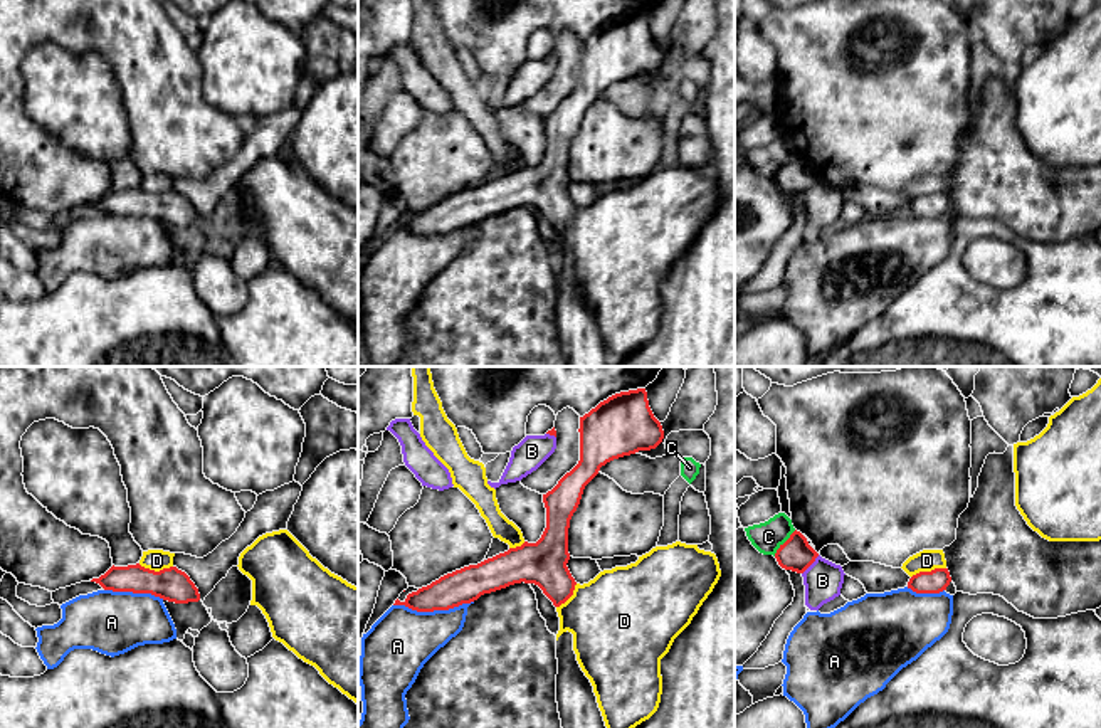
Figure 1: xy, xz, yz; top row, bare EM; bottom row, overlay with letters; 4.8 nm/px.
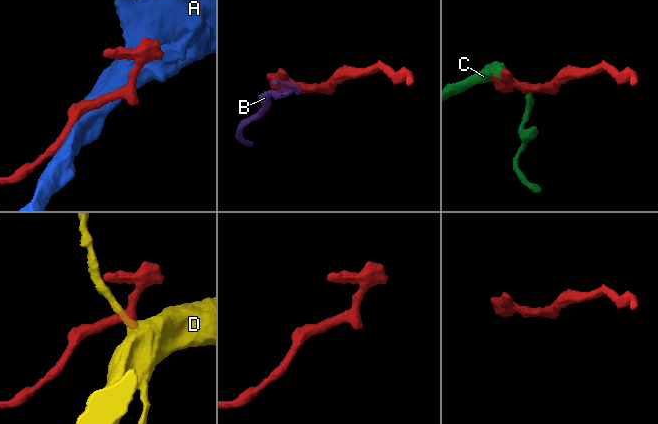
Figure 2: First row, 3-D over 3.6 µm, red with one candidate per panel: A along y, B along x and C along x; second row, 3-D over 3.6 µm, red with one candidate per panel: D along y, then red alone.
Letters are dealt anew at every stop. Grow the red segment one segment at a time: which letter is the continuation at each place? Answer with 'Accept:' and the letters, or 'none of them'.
Accept: none of them

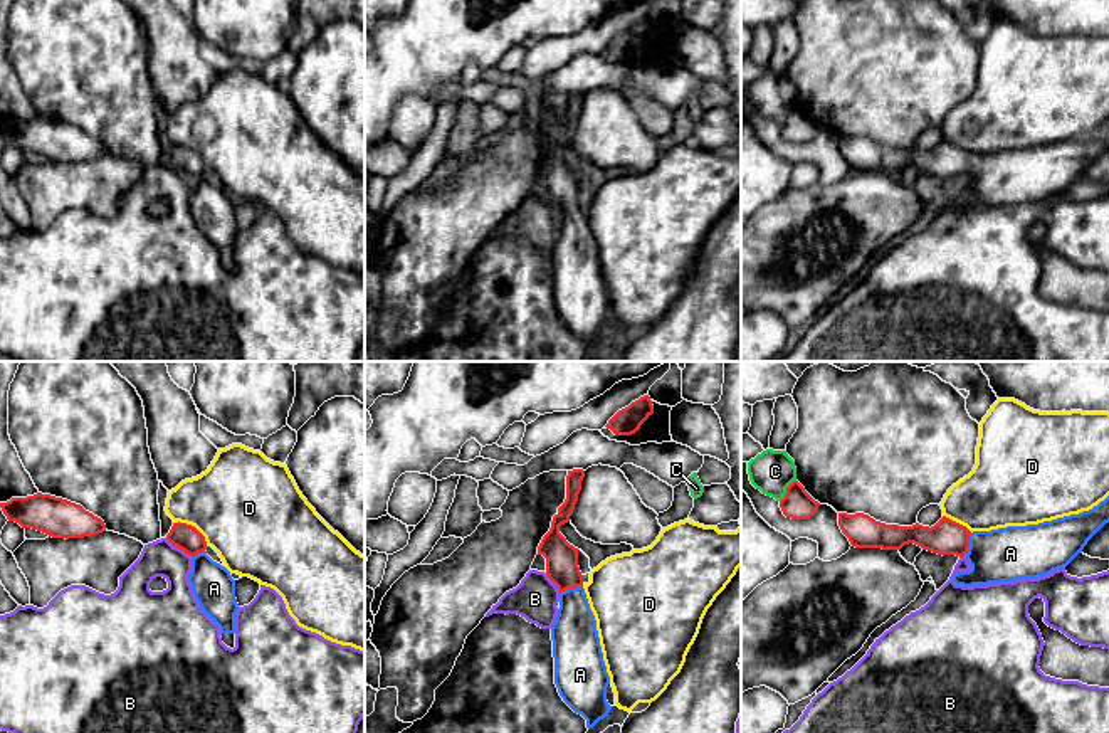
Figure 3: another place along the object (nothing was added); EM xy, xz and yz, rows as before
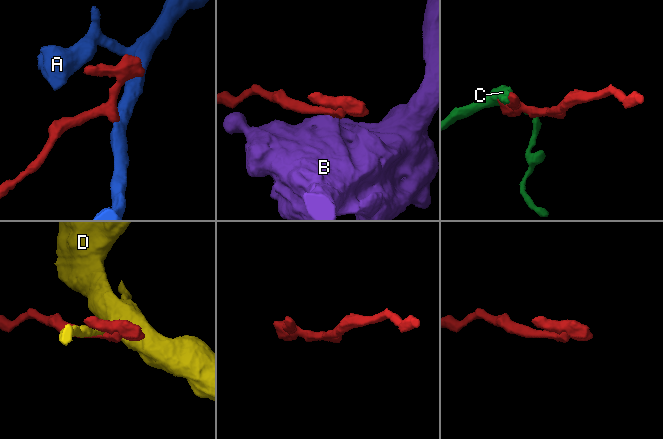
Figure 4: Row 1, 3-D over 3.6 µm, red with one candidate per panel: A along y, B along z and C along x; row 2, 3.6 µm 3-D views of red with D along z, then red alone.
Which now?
Accept: A

